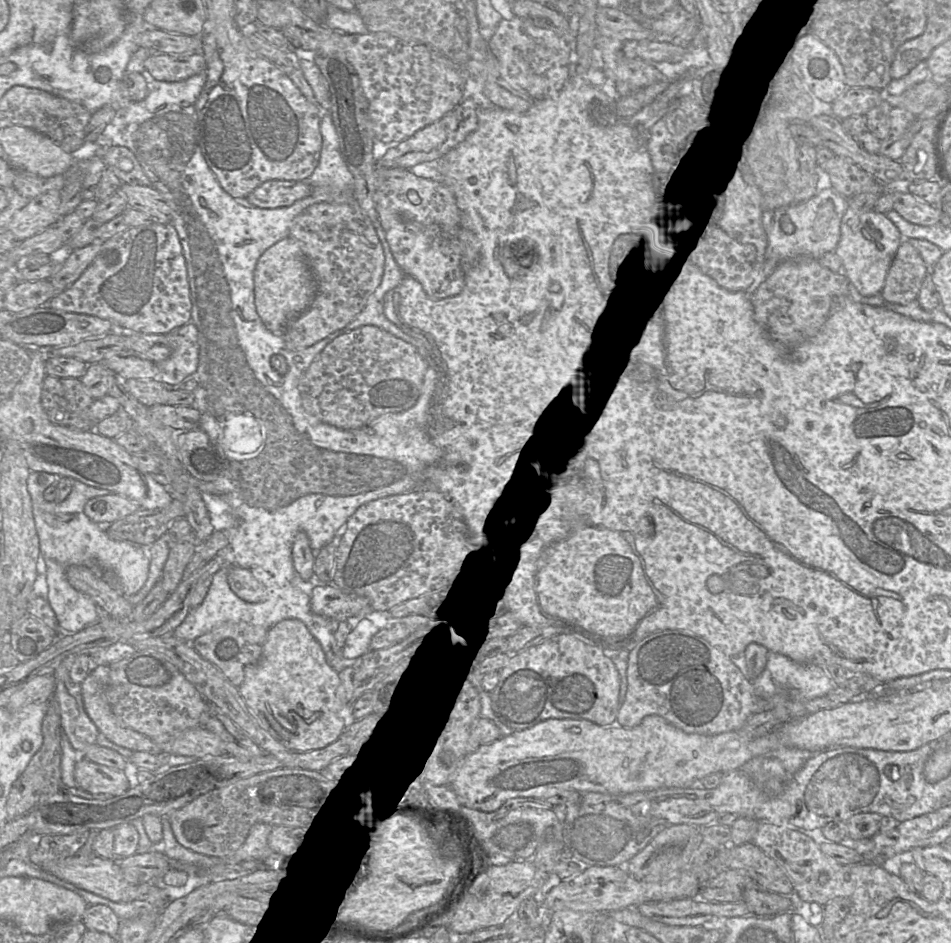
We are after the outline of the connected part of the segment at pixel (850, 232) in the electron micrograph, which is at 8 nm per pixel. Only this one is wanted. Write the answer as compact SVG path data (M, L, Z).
M848 206L841 221L840 239L834 250L842 263L842 272L863 296L882 291L892 260L904 238L885 214L855 211Z

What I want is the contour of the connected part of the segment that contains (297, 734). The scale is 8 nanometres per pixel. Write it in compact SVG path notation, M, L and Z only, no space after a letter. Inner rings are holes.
M283 620L269 629L261 657L257 663L246 667L244 681L239 687L239 692L259 724L285 748L293 752L306 753L331 745L336 742L346 730L348 722L352 722L352 709L349 709L349 705L345 704L345 690L339 674L328 664L326 656L317 640L307 627L298 620Z

